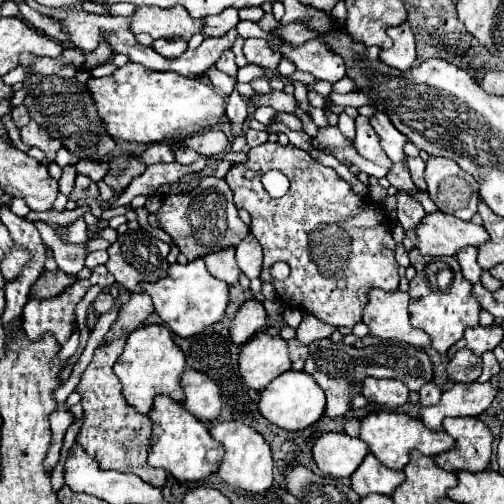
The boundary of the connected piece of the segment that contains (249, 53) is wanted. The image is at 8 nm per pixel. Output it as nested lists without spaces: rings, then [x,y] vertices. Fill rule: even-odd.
[[[247,38],[245,46],[243,46],[245,58],[247,62],[259,64],[267,70],[275,70],[277,64],[281,62],[281,54],[277,50],[273,50],[265,40],[257,40],[257,38]]]

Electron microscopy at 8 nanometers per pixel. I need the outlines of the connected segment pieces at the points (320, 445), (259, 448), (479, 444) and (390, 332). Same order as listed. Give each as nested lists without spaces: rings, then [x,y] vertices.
[[[345,432],[323,434],[313,446],[313,460],[319,470],[337,478],[351,476],[367,454],[371,454],[369,446]]]
[[[223,422],[215,424],[211,428],[211,436],[223,444],[225,456],[219,466],[219,476],[229,482],[235,488],[247,490],[247,492],[265,492],[273,484],[273,458],[269,444],[263,440],[259,432],[255,432],[251,426],[245,426],[241,422]]]
[[[445,418],[443,428],[457,440],[457,450],[435,456],[437,466],[449,472],[485,472],[491,460],[493,434],[479,418]]]
[[[373,290],[369,294],[369,304],[363,310],[363,322],[369,326],[371,334],[383,340],[399,340],[411,344],[415,348],[427,350],[431,346],[431,338],[413,328],[409,322],[409,294],[395,290]]]

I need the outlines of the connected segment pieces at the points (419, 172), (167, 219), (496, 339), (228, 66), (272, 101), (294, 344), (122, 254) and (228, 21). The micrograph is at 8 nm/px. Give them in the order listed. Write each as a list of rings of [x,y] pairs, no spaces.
[[[417,156],[417,158],[409,158],[409,160],[407,160],[407,166],[409,166],[409,172],[411,172],[411,180],[413,180],[413,184],[415,184],[419,190],[427,190],[425,180],[423,180],[425,162]]]
[[[205,176],[201,184],[189,194],[163,198],[161,208],[157,210],[157,220],[159,228],[173,238],[175,246],[179,246],[179,250],[189,258],[189,262],[221,248],[235,248],[249,234],[249,226],[239,218],[239,210],[233,204],[231,188],[223,178],[217,176]]]
[[[477,326],[477,328],[467,328],[465,330],[465,342],[467,342],[467,348],[475,354],[475,356],[481,356],[483,352],[487,350],[493,350],[499,342],[503,340],[503,330],[501,326]]]
[[[225,50],[225,52],[221,54],[221,58],[215,62],[215,66],[217,66],[221,72],[229,74],[231,78],[237,78],[237,64],[235,64],[235,56],[233,56],[229,50]]]
[[[271,92],[271,94],[263,94],[263,96],[257,96],[255,100],[251,100],[253,106],[271,106],[275,108],[277,112],[287,112],[287,114],[295,114],[297,112],[297,100],[293,94],[287,94],[287,92]]]
[[[293,338],[293,340],[289,340],[287,344],[289,344],[289,354],[291,354],[293,370],[301,372],[301,370],[303,370],[303,366],[305,366],[305,360],[309,358],[309,350],[307,350],[307,346],[299,344],[295,338]]]
[[[127,230],[117,236],[117,240],[109,246],[109,262],[105,264],[107,270],[115,276],[115,282],[125,286],[131,294],[141,292],[143,282],[157,282],[167,274],[167,254],[169,254],[169,244],[153,238],[147,230]]]
[[[223,10],[221,14],[213,14],[205,18],[205,36],[223,36],[239,22],[237,10]]]

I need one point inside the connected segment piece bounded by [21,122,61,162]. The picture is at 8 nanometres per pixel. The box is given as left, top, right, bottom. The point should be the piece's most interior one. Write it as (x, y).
(32, 135)

